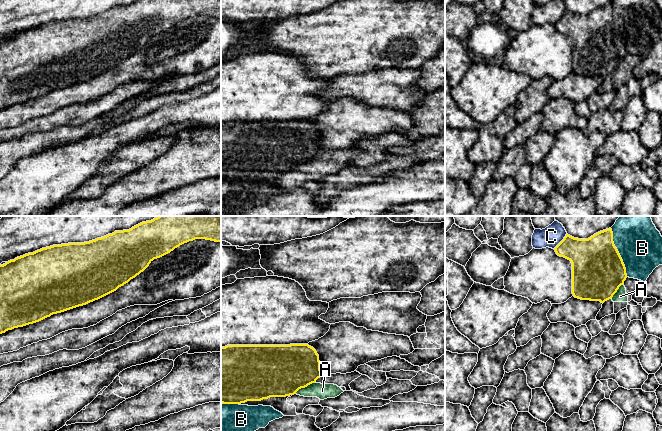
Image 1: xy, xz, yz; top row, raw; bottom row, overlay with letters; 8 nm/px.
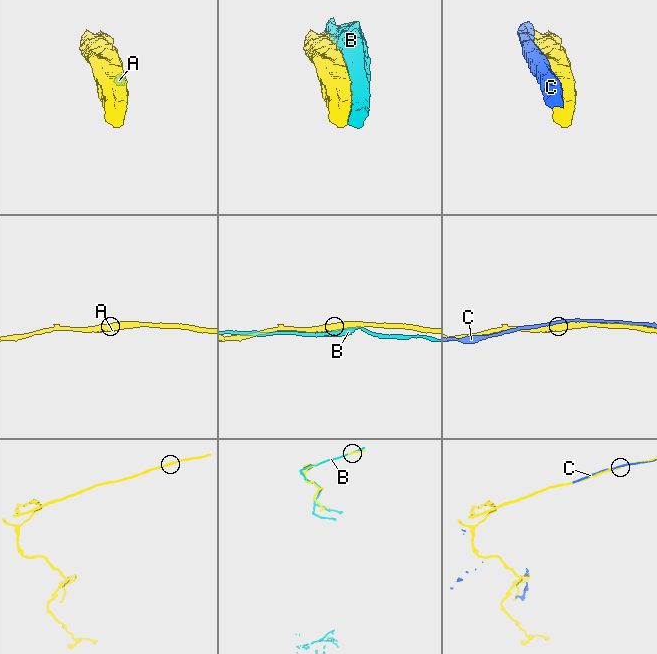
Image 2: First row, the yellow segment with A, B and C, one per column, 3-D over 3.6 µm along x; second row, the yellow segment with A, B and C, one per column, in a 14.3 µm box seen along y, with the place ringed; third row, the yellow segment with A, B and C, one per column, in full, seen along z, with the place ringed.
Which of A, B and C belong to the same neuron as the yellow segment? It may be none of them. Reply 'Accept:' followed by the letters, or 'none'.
Accept: none

